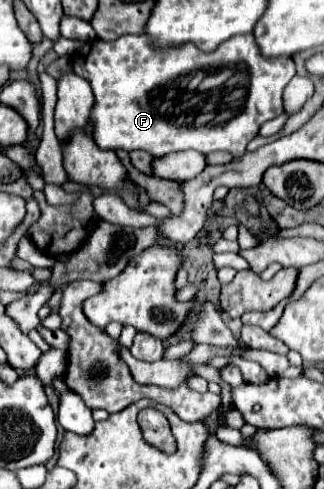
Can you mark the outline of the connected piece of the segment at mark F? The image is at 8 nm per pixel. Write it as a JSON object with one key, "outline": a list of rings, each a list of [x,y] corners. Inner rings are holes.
{"outline":[[[252,33],[230,37],[212,53],[198,51],[192,43],[156,51],[148,45],[146,35],[124,35],[112,43],[94,39],[84,43],[74,55],[72,69],[90,83],[94,93],[94,105],[90,109],[94,143],[100,149],[110,151],[150,151],[154,157],[186,149],[202,151],[204,155],[212,151],[228,151],[234,159],[242,157],[260,125],[284,111],[282,91],[296,75],[292,57],[262,57]],[[158,65],[162,65],[166,73],[160,75]]]}

